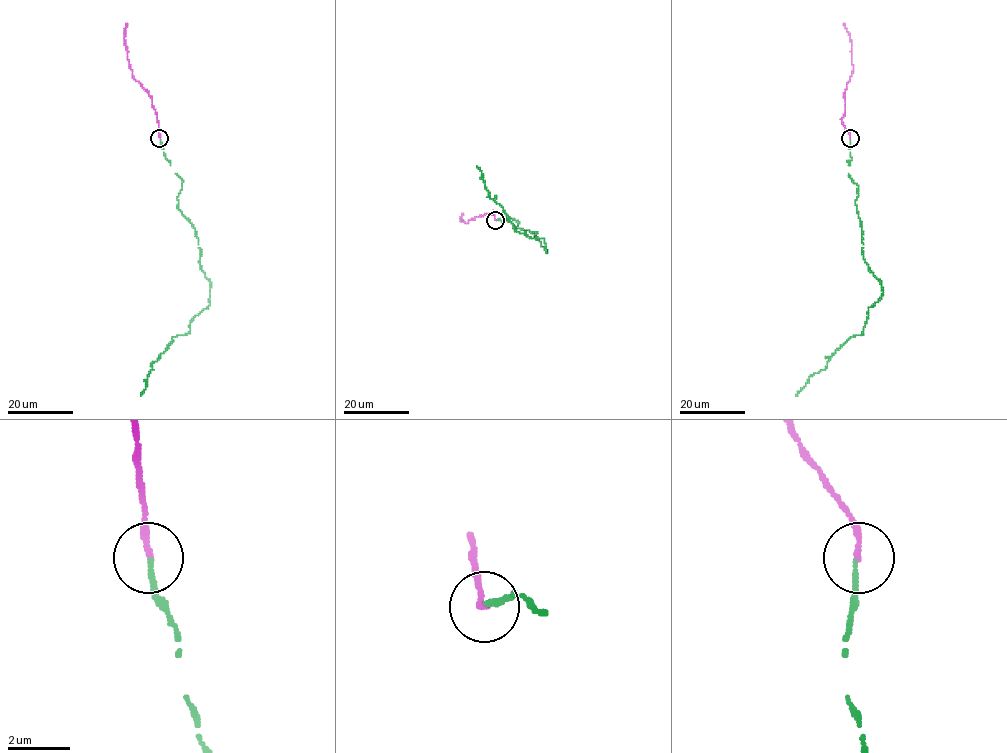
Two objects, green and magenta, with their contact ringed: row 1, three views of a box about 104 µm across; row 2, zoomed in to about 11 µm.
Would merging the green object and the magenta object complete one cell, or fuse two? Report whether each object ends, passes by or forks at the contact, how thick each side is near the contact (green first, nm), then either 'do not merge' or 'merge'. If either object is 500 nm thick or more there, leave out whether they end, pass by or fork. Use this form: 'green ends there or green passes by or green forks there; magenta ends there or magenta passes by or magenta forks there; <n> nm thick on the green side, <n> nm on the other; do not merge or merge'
green ends there; magenta ends there; 160 nm thick on the green side, 200 nm on the other; merge

